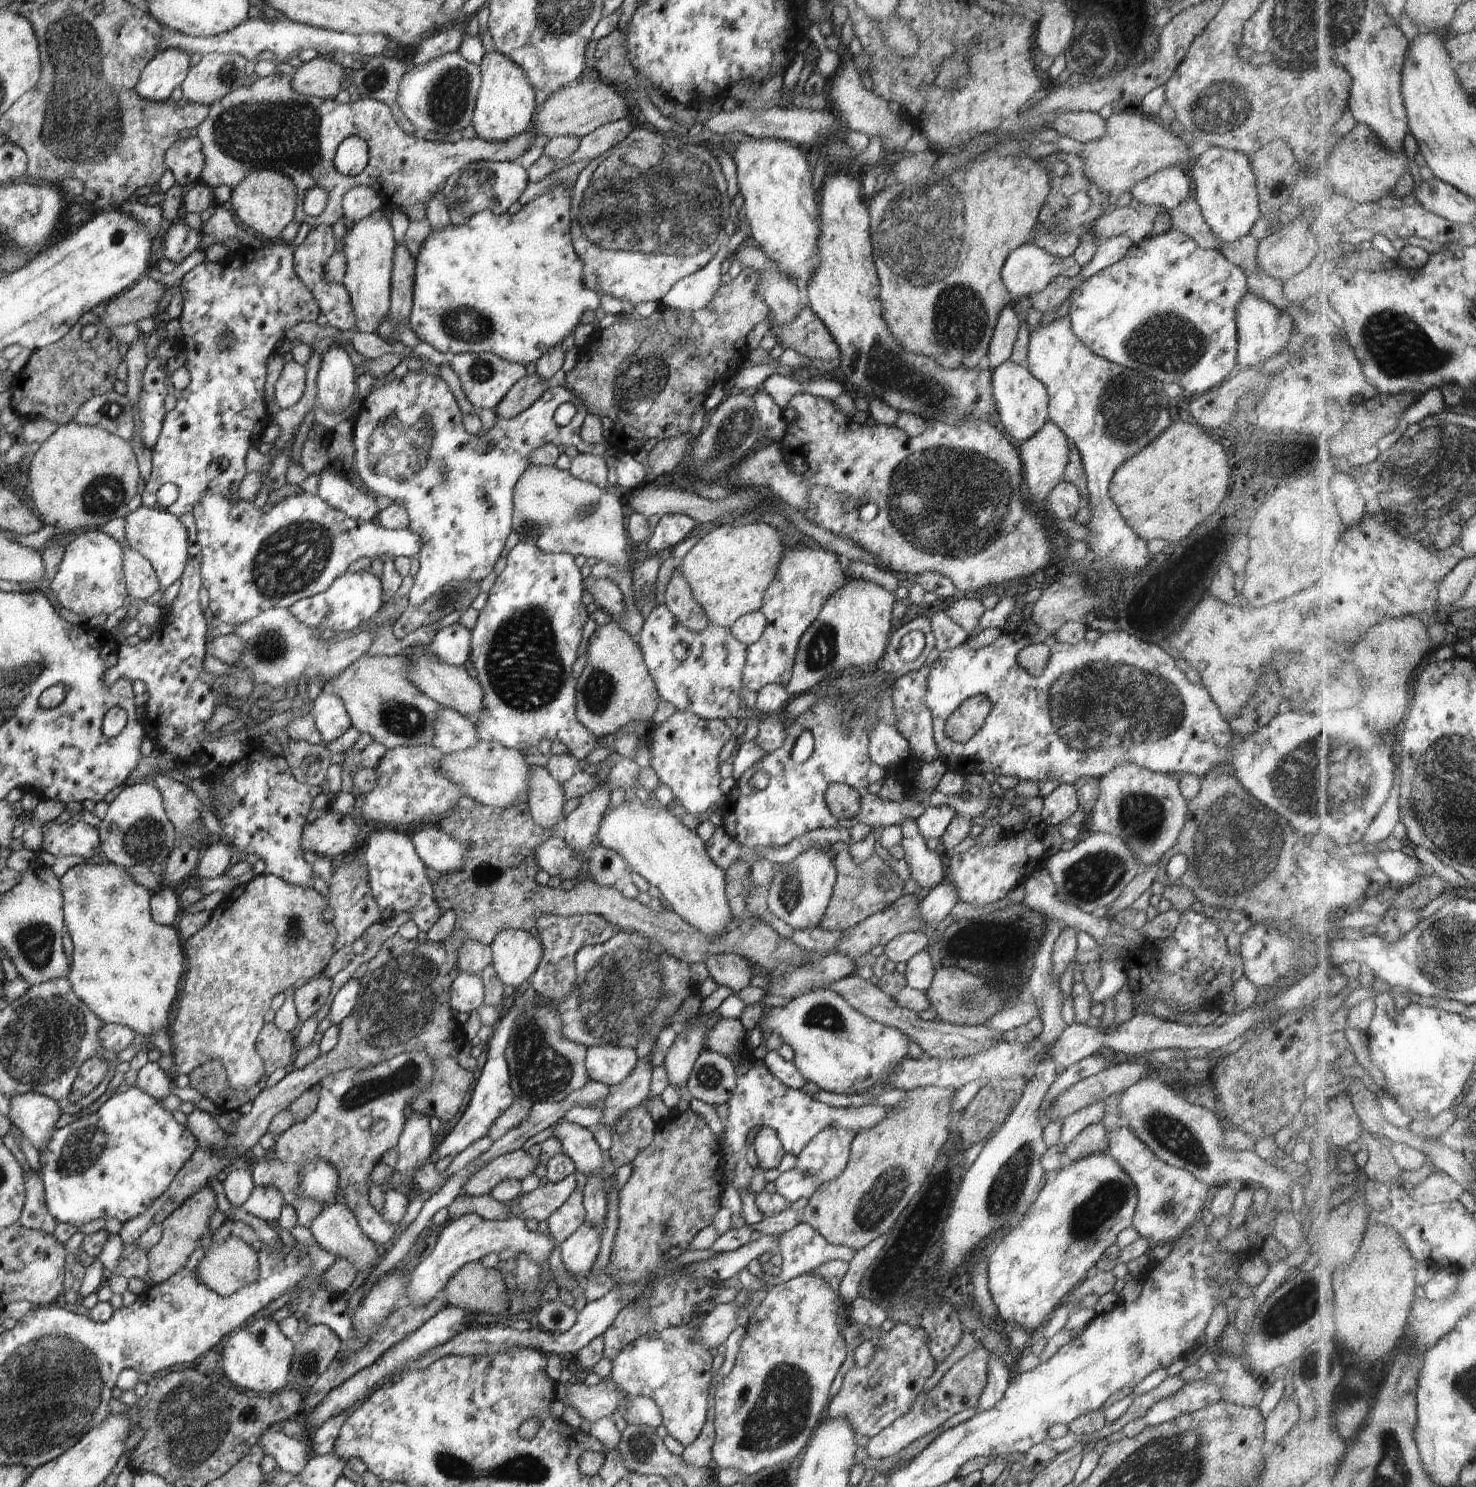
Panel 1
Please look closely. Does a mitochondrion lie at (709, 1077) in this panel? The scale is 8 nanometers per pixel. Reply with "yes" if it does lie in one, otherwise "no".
yes

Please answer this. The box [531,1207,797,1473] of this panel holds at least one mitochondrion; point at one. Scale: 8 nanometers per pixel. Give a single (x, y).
(641, 1448)

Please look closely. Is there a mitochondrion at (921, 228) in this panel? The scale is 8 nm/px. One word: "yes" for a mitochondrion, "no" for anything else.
yes

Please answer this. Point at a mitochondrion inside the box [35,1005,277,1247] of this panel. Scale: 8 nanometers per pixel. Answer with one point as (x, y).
(86, 1148)

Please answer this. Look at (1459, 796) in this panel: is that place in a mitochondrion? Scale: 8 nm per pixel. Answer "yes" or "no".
yes

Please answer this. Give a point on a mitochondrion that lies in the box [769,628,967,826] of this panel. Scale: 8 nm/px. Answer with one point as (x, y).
(848, 708)

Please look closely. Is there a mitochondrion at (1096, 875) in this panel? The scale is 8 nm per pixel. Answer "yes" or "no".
yes

